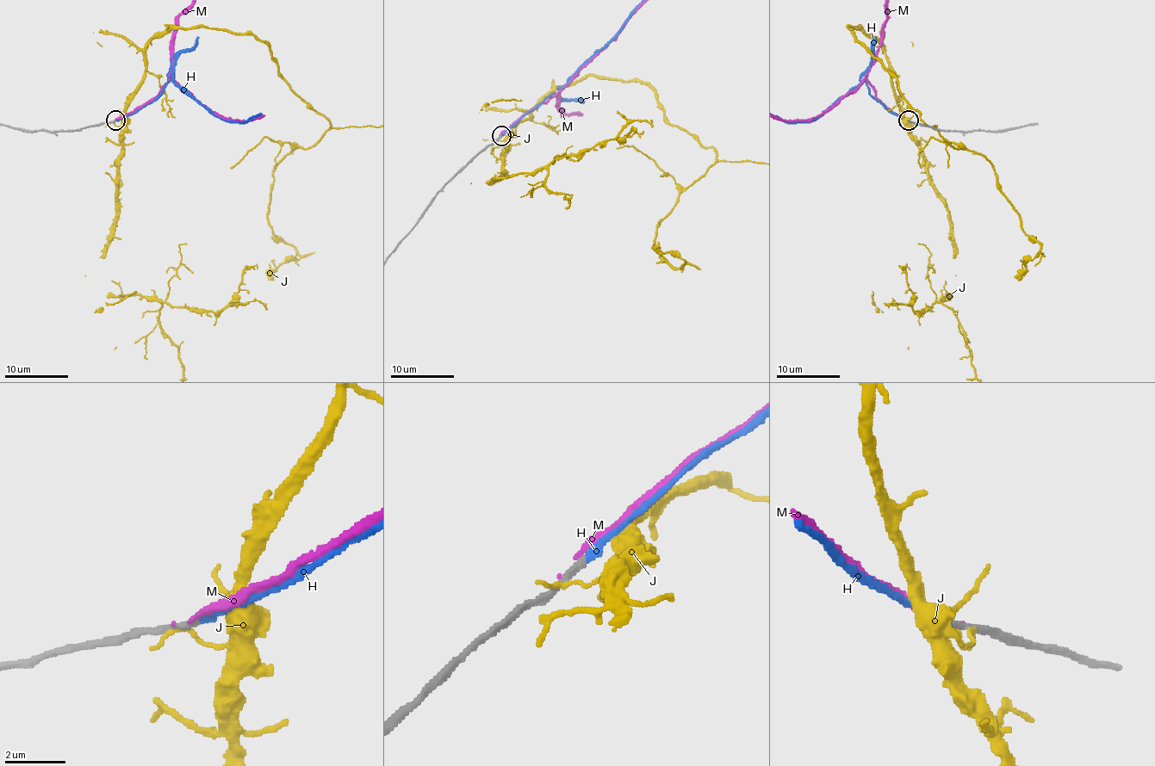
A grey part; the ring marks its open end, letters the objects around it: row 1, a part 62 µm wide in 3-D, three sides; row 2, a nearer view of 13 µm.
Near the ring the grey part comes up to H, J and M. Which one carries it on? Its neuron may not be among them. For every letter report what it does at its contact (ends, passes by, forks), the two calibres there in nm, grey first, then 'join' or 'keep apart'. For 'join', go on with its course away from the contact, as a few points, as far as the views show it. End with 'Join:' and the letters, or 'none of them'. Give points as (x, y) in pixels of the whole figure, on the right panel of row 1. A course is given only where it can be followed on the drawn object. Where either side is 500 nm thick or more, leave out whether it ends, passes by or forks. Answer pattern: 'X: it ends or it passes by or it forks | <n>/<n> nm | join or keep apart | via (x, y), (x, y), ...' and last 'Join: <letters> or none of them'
H: it ends | 220/200 nm | join
J: it ends | 200/150 nm | keep apart
M: it ends | 220/190 nm | keep apart
Join: H

